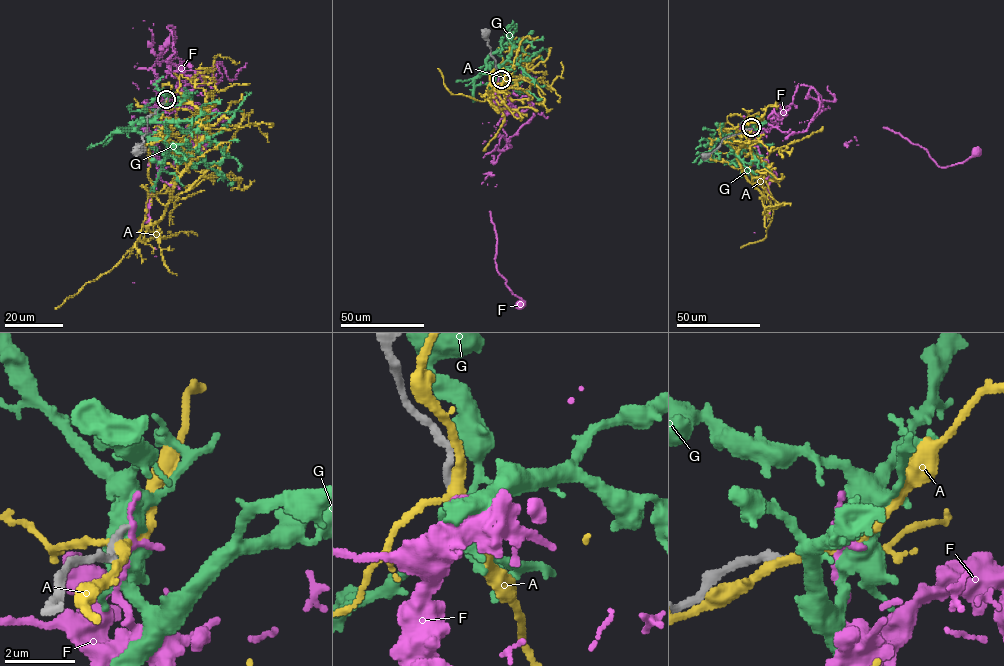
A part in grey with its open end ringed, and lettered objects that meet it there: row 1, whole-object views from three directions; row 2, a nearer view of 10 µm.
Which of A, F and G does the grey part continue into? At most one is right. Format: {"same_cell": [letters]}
{"same_cell": []}

